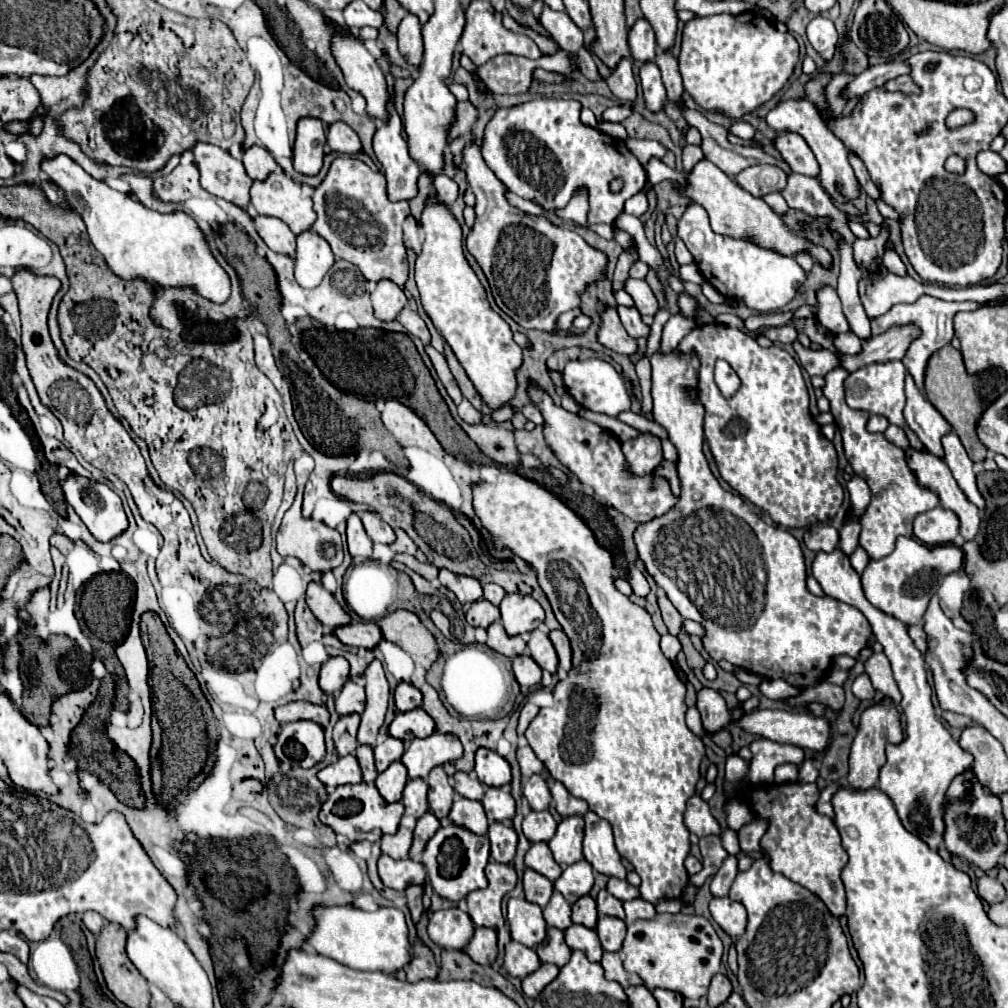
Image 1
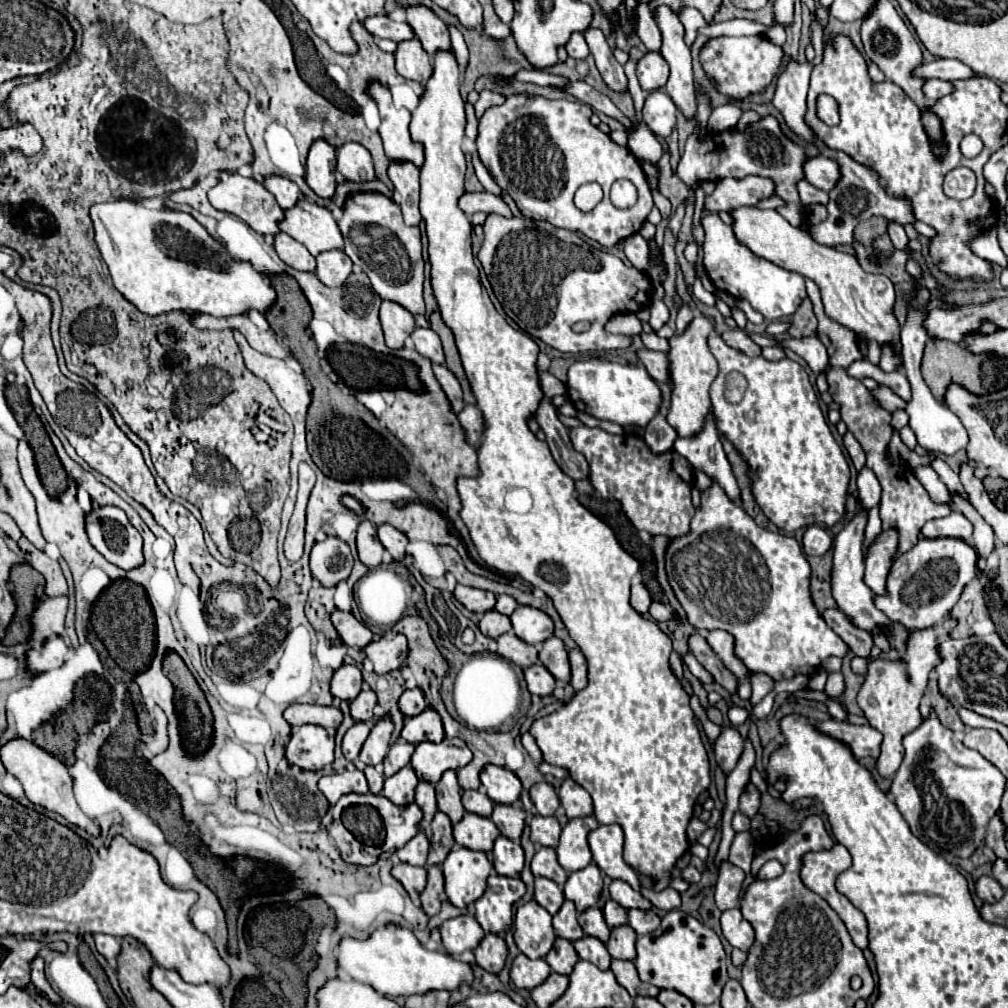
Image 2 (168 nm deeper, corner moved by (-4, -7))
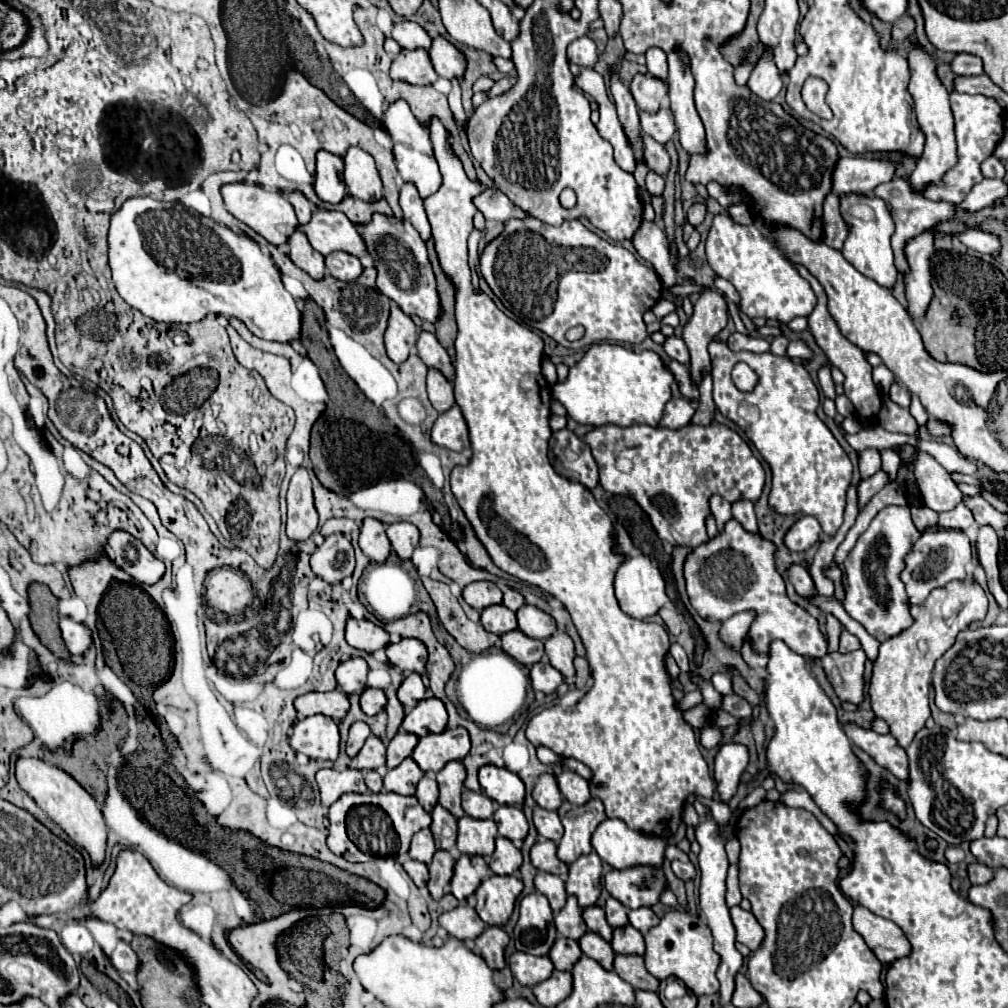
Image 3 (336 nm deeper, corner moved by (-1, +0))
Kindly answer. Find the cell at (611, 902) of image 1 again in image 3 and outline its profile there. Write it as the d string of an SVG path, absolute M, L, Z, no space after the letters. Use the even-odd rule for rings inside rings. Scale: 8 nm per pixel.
M609 898L607 900L607 906L605 906L605 912L607 912L607 920L613 928L621 928L621 926L627 926L629 920L627 920L627 908L615 900L615 898Z

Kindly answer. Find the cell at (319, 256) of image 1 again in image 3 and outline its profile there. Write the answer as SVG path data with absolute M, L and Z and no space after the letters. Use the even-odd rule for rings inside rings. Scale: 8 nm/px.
M333 252L333 254L325 256L325 264L327 264L329 274L337 280L353 282L363 274L363 266L361 266L359 258L345 254L345 252Z

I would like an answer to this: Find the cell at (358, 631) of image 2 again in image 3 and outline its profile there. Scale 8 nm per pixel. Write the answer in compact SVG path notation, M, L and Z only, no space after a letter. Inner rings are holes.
M349 618L345 638L353 648L369 652L369 654L383 650L385 646L391 644L389 634L381 626L369 620L355 620L355 618Z

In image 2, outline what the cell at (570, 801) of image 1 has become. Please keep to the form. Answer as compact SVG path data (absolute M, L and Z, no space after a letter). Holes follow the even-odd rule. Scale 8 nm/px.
M564 779L562 787L558 789L558 797L560 797L560 803L562 803L568 819L588 817L594 813L590 793L584 787L580 787L578 783L574 783L572 779Z

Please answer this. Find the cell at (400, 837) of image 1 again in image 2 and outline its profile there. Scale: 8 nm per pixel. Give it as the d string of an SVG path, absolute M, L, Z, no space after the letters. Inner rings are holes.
M418 833L416 837L412 837L412 841L408 841L402 849L396 851L396 857L402 861L402 863L408 863L408 865L418 865L418 867L424 867L426 863L426 855L428 855L428 839L424 833Z

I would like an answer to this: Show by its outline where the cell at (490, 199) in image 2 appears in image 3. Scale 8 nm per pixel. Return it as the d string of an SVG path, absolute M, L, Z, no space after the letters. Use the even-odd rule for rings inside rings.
M489 188L483 190L481 196L477 196L475 200L477 210L483 212L483 216L487 220L499 220L499 222L507 222L511 218L527 218L527 214L517 208L501 190L497 188Z

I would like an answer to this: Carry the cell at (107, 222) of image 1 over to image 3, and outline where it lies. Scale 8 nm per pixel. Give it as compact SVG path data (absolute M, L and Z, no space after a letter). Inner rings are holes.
M131 198L127 200L113 216L111 216L111 228L109 228L109 264L113 270L113 282L115 288L119 292L119 296L133 306L135 310L139 310L141 314L145 314L147 318L155 320L155 322L165 322L165 324L191 324L191 322L199 322L201 318L209 316L209 314L221 314L227 318L239 318L255 336L263 338L263 340L273 340L273 342L281 342L281 344L289 344L289 342L299 342L301 340L301 316L303 310L301 306L293 300L293 296L285 290L283 282L281 282L281 274L277 264L273 262L273 258L269 254L263 254L261 246L251 240L249 236L237 234L227 226L221 226L209 218L199 216L193 208L187 206L177 206L173 202L157 202L153 198Z

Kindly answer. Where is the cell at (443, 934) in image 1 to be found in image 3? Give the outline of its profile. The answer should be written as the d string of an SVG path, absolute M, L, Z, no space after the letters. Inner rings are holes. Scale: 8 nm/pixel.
M457 906L439 916L439 924L449 932L449 936L459 940L475 940L483 930L485 922L481 922L479 914L471 906Z

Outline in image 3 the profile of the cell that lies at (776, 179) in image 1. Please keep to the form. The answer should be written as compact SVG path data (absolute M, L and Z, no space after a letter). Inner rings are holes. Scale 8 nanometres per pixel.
M693 204L689 210L687 210L687 222L691 226L699 226L705 218L705 212L707 212L707 206L705 204Z

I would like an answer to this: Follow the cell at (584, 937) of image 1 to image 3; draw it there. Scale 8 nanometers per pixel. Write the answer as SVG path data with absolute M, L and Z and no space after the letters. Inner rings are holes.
M587 932L587 934L579 940L579 946L581 946L583 954L587 954L587 956L593 958L593 960L597 960L605 970L613 970L615 952L613 952L611 944L605 942L599 934Z

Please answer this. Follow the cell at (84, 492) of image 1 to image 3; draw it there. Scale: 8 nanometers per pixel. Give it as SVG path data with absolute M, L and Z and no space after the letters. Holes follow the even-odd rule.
M113 532L109 536L109 558L125 570L137 584L157 584L165 574L165 564L157 560L137 538L127 532Z

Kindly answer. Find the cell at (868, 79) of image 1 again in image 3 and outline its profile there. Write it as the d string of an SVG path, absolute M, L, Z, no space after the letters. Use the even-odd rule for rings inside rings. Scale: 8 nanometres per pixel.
M957 54L955 60L951 62L951 68L957 74L965 74L965 76L983 74L983 62L981 62L981 58L977 58L973 54Z

